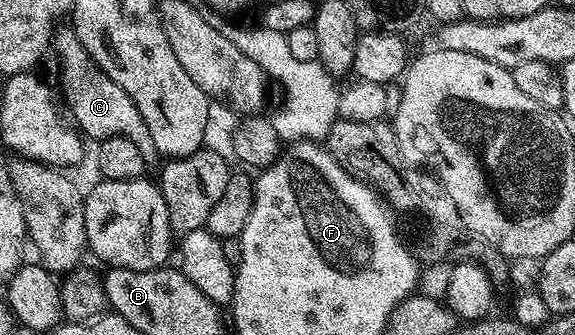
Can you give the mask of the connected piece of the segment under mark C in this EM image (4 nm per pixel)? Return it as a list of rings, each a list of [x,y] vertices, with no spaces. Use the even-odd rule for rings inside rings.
[[[61,27],[55,33],[54,52],[55,48],[60,55],[60,92],[72,111],[71,123],[86,136],[88,132],[89,141],[92,139],[93,142],[99,142],[111,136],[127,138],[142,154],[145,166],[152,166],[158,160],[154,138],[146,127],[146,122],[142,122],[142,114],[138,114],[138,106],[134,106],[130,94],[126,94],[126,90],[122,90],[122,86],[114,82],[114,78],[103,72],[94,62],[94,58],[90,58],[90,54],[86,54],[86,48],[82,46],[82,42],[78,42],[71,27]]]

